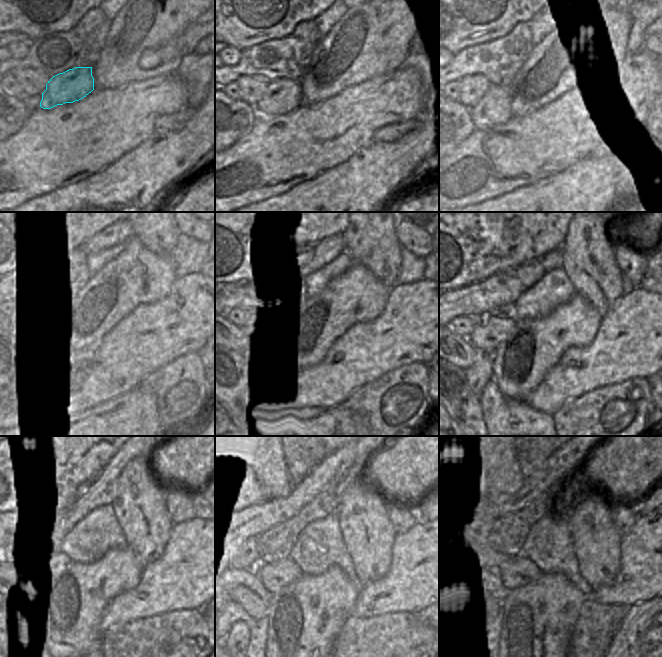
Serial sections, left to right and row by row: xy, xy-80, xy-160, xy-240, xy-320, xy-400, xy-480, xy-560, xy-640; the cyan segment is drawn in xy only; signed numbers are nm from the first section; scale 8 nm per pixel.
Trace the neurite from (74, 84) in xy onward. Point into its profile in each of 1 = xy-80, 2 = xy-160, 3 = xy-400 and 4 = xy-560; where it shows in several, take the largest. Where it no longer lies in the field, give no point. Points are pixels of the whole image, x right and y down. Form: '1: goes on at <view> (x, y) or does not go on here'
1: goes on at xy-80 (281, 96)
2: goes on at xy-160 (493, 109)
3: goes on at xy-400 (479, 373)
4: goes on at xy-560 (238, 638)

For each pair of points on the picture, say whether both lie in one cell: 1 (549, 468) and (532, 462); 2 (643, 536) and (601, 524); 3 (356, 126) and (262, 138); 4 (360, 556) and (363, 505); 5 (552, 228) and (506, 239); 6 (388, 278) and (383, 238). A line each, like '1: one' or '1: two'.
1: two
2: two
3: one
4: one
5: one
6: one

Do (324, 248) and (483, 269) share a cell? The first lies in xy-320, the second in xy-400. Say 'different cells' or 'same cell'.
different cells

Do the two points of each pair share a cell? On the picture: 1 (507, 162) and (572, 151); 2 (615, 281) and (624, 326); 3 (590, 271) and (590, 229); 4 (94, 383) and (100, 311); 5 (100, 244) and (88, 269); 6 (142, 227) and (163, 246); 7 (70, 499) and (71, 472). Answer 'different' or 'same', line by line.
1: same
2: different
3: same
4: different
5: different
6: same
7: different

